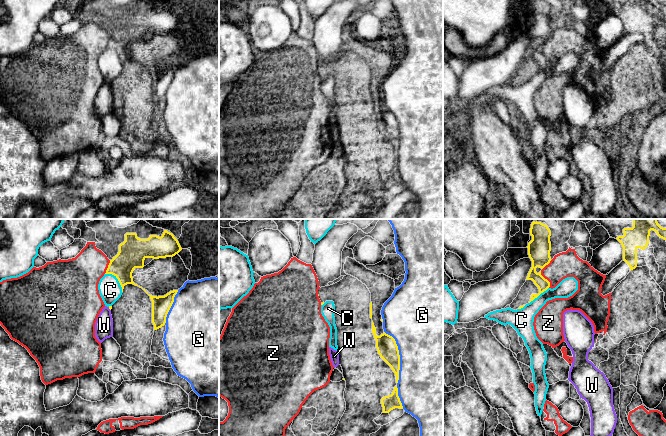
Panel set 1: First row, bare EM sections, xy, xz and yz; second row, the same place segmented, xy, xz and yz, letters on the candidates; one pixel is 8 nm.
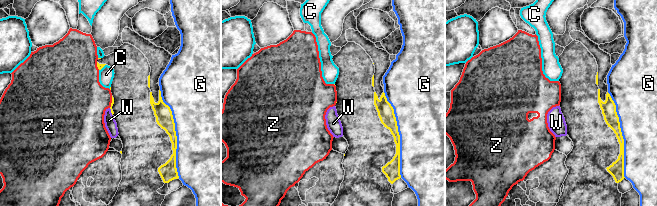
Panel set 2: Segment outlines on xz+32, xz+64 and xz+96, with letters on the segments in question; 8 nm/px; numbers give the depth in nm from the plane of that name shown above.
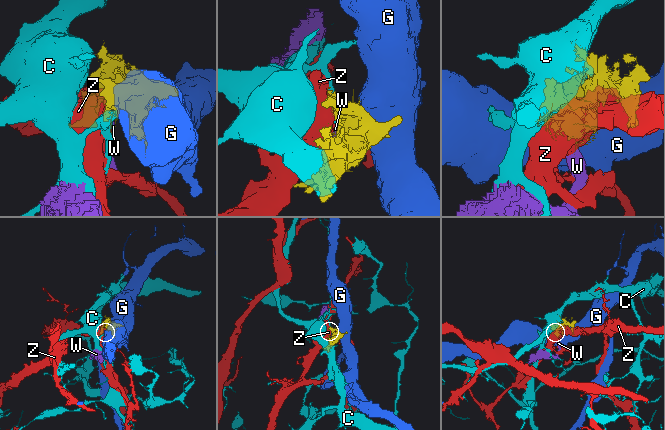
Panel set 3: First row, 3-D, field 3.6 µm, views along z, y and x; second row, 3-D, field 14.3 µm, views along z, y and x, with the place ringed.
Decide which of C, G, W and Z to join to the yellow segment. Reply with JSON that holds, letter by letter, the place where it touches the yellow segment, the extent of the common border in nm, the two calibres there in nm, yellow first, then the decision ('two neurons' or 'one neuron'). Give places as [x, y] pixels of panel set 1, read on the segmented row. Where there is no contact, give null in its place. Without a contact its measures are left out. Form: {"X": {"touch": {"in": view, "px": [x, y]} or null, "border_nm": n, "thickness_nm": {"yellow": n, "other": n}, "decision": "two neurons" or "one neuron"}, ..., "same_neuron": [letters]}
{"C": {"touch": {"in": "xy", "px": [118, 280]}, "border_nm": 220, "thickness_nm": {"yellow": 220, "other": 190}, "decision": "two neurons"}, "G": {"touch": {"in": "xz", "px": [399, 356]}, "border_nm": 440, "thickness_nm": {"yellow": 160, "other": 500}, "decision": "two neurons"}, "W": {"touch": {"in": "xy", "px": [109, 308]}, "border_nm": 40, "thickness_nm": {"yellow": 30, "other": 140}, "decision": "two neurons"}, "Z": {"touch": {"in": "yz", "px": [546, 279]}, "border_nm": 150, "thickness_nm": {"yellow": 180, "other": 200}, "decision": "two neurons"}, "same_neuron": []}

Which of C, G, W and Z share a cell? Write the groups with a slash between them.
C / G / W / Z

